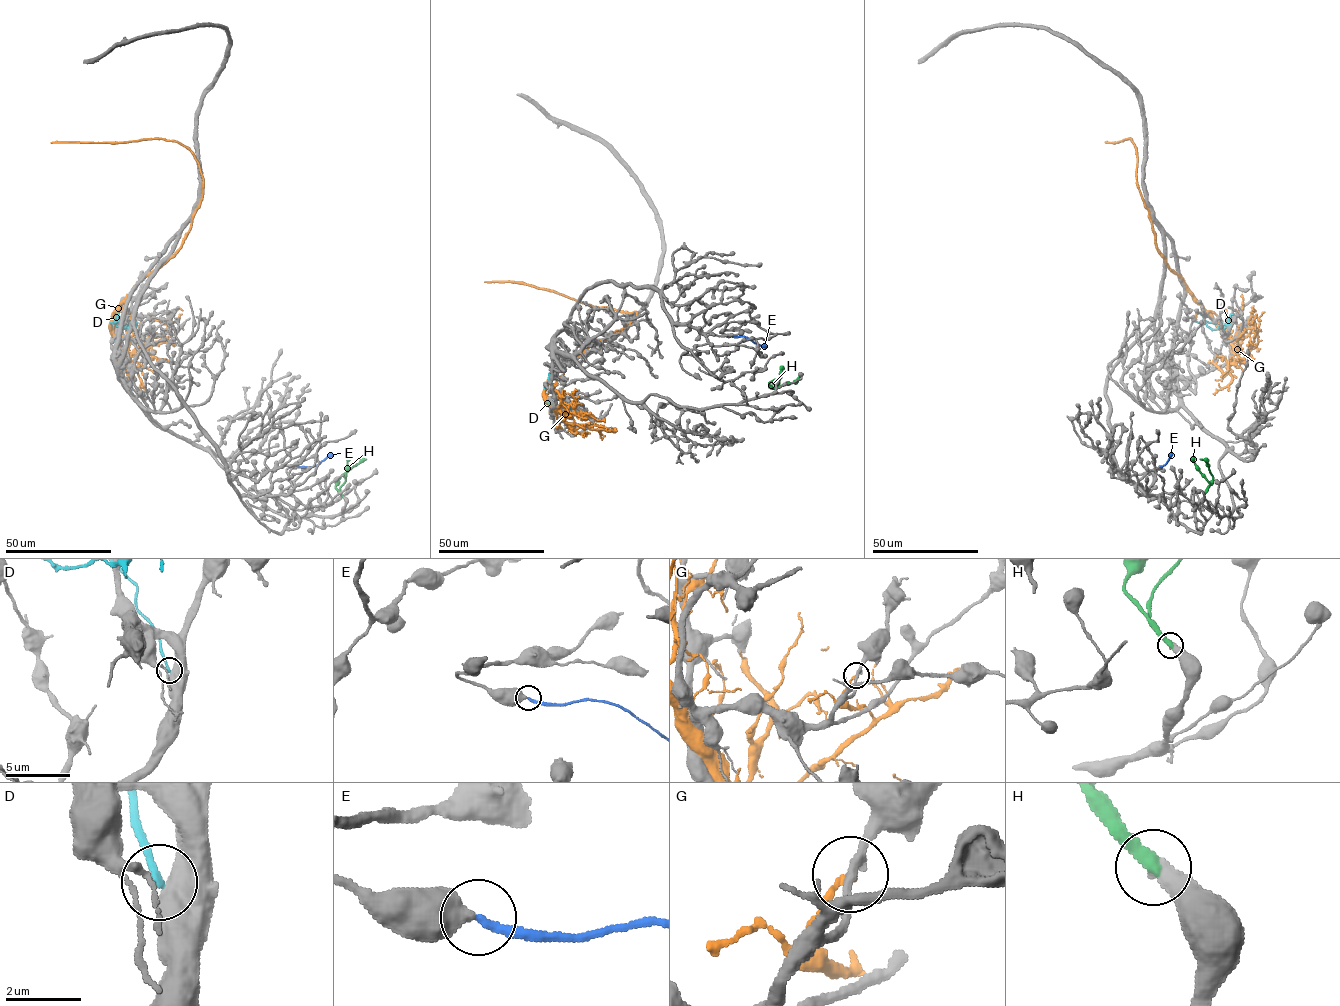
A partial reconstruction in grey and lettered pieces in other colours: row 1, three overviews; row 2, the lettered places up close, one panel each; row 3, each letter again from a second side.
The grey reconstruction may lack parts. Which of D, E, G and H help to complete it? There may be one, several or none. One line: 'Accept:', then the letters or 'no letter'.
Accept: E, H

